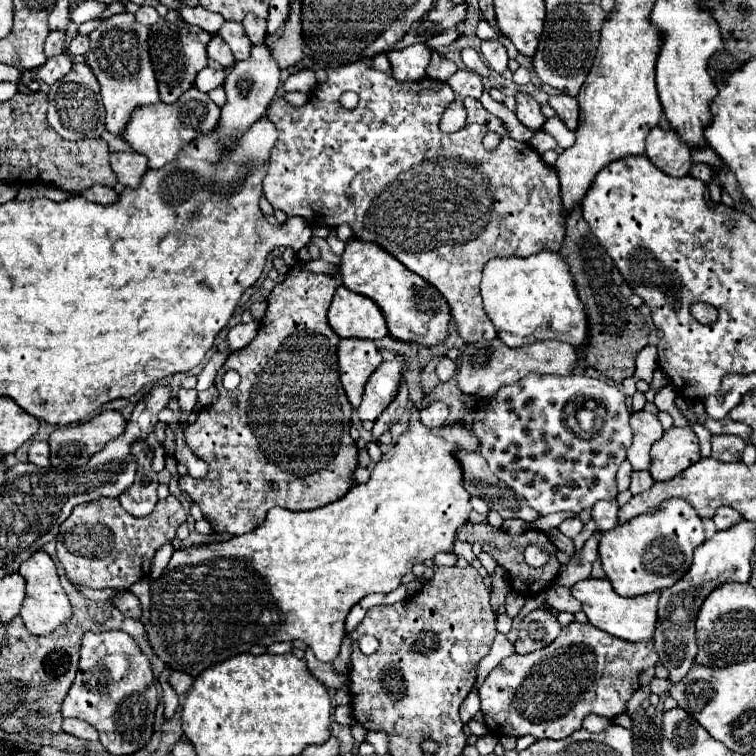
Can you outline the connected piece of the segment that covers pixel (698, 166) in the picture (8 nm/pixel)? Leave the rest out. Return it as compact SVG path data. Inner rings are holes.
M694 163L694 165L690 167L690 175L692 175L692 177L702 179L704 183L708 183L712 173L710 173L710 167L708 167L708 165L704 165L704 163Z

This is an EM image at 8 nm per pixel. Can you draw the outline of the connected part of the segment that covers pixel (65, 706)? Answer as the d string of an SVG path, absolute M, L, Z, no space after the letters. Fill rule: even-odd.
M118 629L104 631L104 633L86 631L80 649L80 671L62 703L62 715L76 717L90 723L98 731L100 743L110 755L130 755L140 747L144 747L152 735L154 711L158 707L158 693L156 687L152 685L154 685L154 673L150 661L142 653L142 649L138 647L132 635L122 633Z

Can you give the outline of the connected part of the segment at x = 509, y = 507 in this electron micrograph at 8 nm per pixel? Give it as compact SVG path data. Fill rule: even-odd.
M458 451L458 459L462 459L462 471L464 471L464 487L470 495L480 497L484 501L490 501L490 509L498 511L504 519L522 519L522 521L534 521L538 517L538 511L534 511L526 499L516 497L512 489L508 489L488 467L486 459L480 453L474 451Z

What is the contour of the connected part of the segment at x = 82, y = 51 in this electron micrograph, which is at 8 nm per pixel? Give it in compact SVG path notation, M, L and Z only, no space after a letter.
M78 35L78 37L68 45L68 53L72 53L72 55L86 55L88 45L90 45L88 35Z

